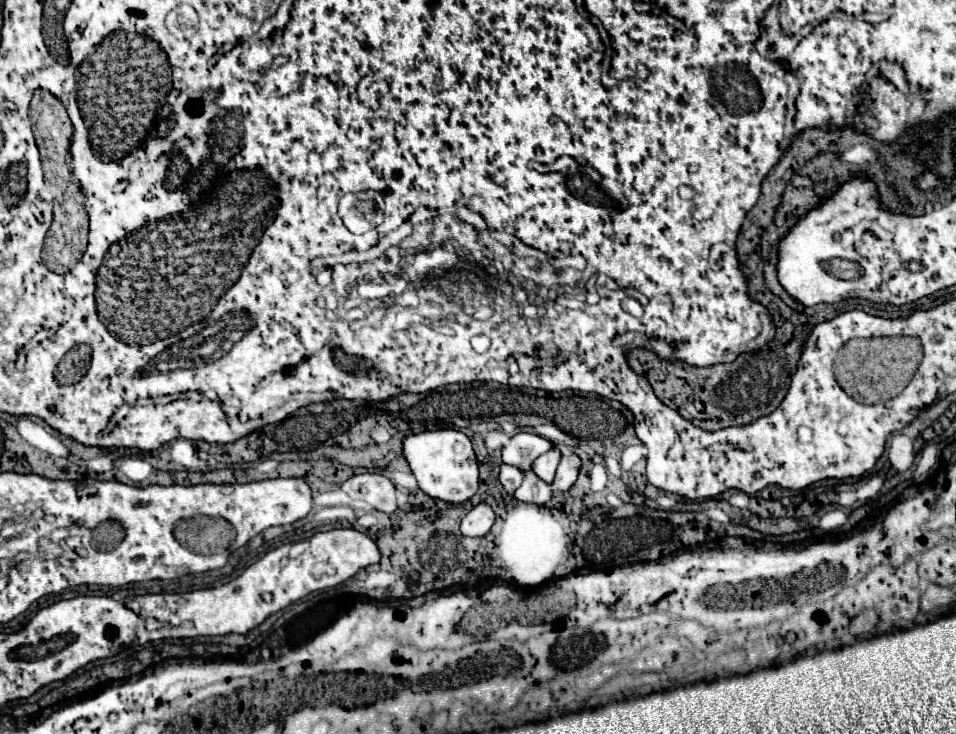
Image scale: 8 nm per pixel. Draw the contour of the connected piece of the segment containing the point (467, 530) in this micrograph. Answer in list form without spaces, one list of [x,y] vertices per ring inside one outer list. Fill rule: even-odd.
[[[478,503],[464,519],[462,519],[462,535],[466,537],[482,537],[490,531],[494,523],[494,511],[488,503]]]

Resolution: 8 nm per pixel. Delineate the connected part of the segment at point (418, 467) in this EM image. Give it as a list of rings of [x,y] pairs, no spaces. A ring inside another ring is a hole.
[[[436,429],[408,435],[402,441],[402,455],[408,461],[418,481],[418,487],[434,499],[464,503],[478,489],[478,465],[472,451],[472,443],[458,429]]]

